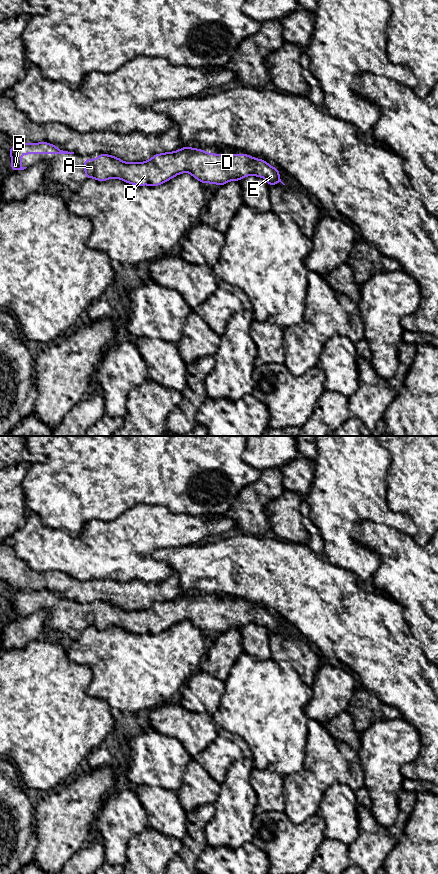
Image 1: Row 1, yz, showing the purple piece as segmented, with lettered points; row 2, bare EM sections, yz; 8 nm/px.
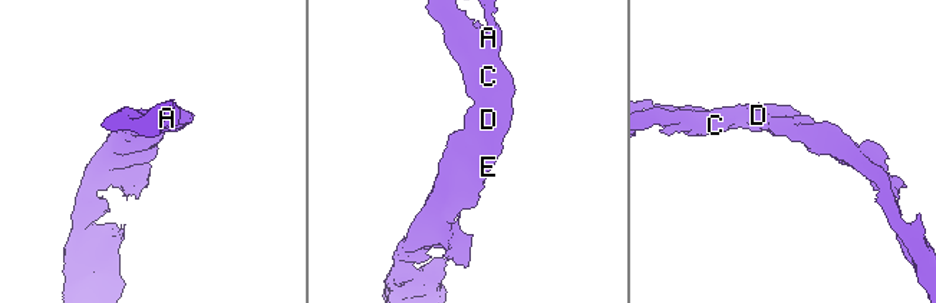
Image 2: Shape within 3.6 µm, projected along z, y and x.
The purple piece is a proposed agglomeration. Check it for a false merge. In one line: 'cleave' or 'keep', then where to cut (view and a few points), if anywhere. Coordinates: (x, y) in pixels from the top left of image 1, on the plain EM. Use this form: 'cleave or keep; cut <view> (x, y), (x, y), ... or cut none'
keep; cut none

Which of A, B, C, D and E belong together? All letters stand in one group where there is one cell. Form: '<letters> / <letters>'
A B C D E

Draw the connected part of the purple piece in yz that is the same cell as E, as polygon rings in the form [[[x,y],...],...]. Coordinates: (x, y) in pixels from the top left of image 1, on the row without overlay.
[[[186,594],[175,600],[154,602],[150,608],[140,611],[127,611],[112,603],[98,602],[100,606],[84,607],[85,627],[93,625],[104,630],[117,626],[136,634],[159,634],[178,622],[189,620],[203,632],[222,634],[231,628],[240,630],[242,626],[253,623],[265,626],[269,635],[280,630],[285,633],[278,616],[246,601],[212,602]]]

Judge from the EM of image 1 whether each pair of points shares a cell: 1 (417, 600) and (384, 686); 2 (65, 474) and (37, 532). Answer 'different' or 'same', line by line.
1: different
2: different

